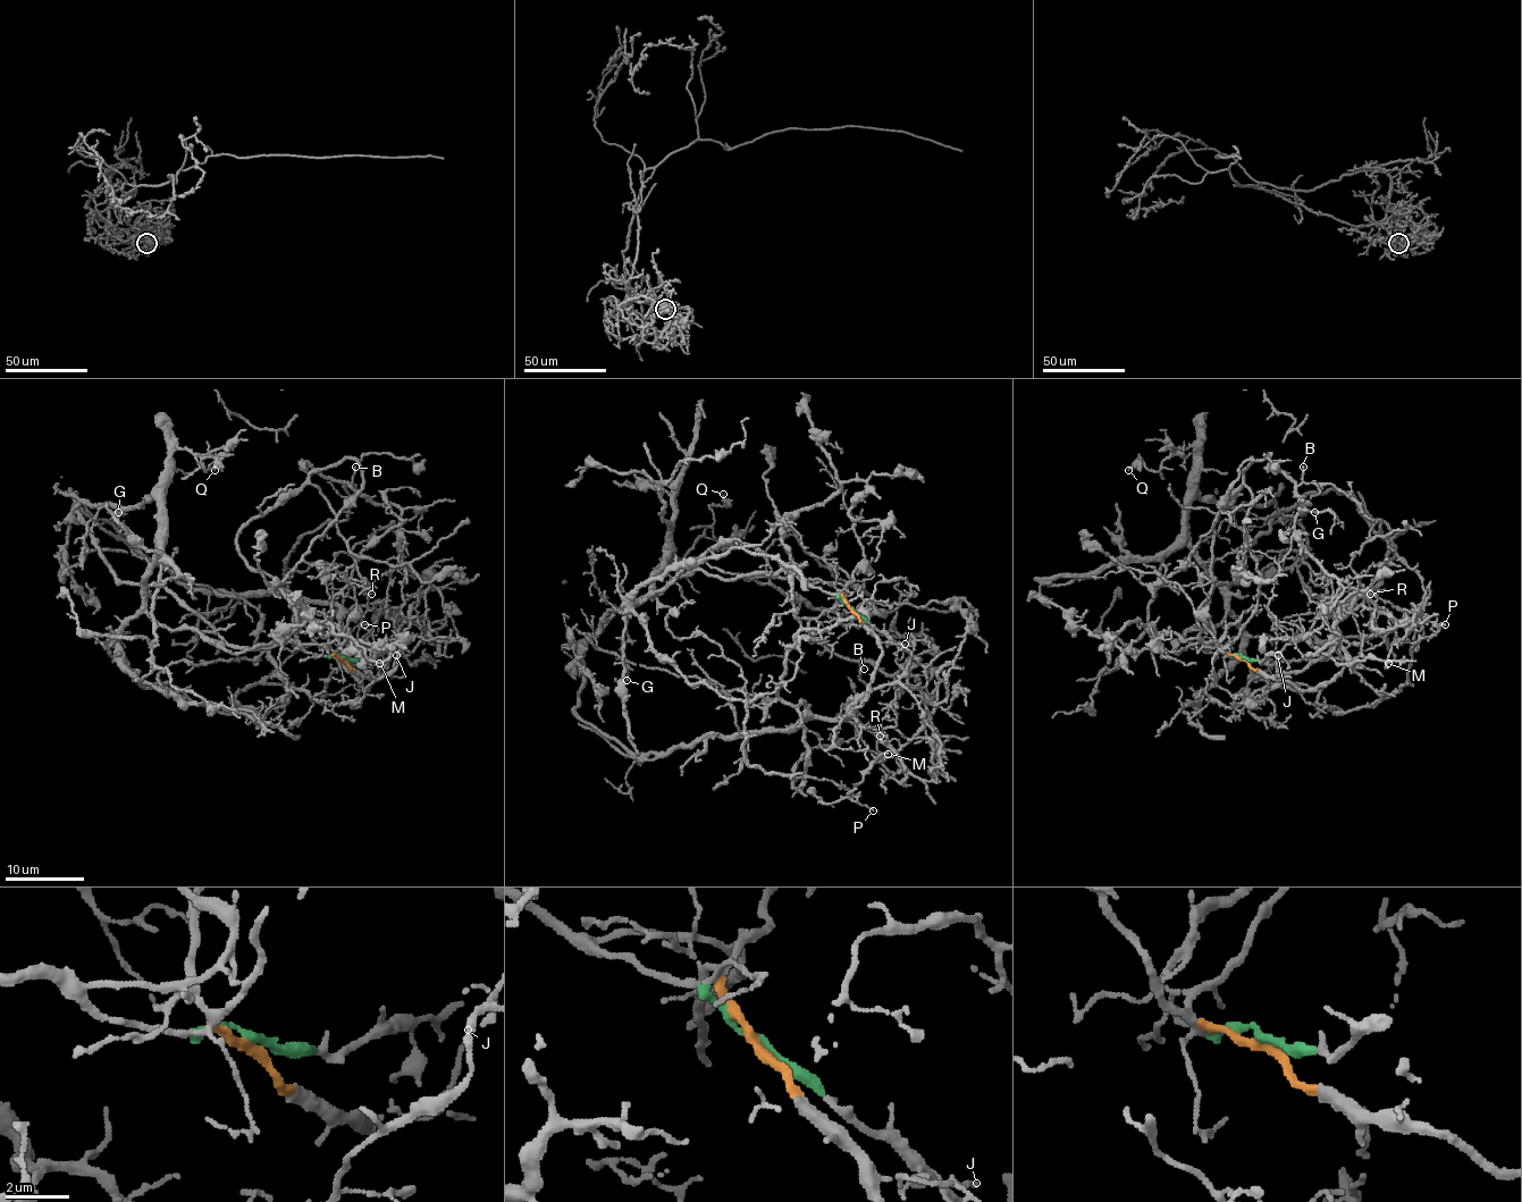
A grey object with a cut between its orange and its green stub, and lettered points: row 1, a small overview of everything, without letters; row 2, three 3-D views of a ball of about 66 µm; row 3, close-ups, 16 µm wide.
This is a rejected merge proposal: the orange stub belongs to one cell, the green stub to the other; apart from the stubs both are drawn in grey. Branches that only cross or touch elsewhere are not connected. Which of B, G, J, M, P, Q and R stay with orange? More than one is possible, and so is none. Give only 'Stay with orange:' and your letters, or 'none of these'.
Stay with orange: B, J, M, P, R

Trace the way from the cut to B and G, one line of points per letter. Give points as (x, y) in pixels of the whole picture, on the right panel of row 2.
B: (1244, 658), (1305, 690), (1346, 661), (1268, 607), (1309, 504), (1303, 467)
G: (1244, 658), (1213, 642), (1175, 650), (1226, 613), (1226, 589), (1190, 544), (1188, 506), (1314, 512)

